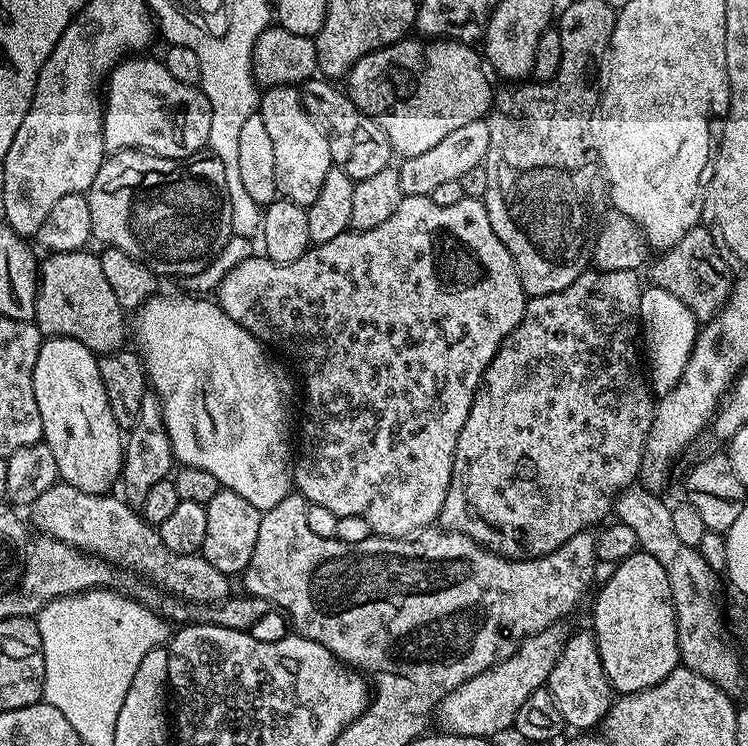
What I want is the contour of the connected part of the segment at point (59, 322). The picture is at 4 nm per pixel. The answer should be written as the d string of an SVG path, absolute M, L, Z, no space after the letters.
M81 250L79 252L54 252L47 258L48 261L39 265L39 273L42 281L38 286L36 303L36 317L34 323L40 330L41 337L51 338L65 336L71 340L82 342L91 352L107 354L121 351L124 344L124 316L126 309L114 298L114 286L106 282L106 273L102 271L102 262L94 251Z

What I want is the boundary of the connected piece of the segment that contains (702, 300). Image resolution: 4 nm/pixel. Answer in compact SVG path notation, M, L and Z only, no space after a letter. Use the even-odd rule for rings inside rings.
M703 226L690 229L661 256L664 257L652 268L651 283L657 288L667 290L669 294L674 294L674 298L678 298L678 302L682 302L698 322L711 320L723 307L723 302L731 291L732 280L730 276L728 278L729 261L708 229Z

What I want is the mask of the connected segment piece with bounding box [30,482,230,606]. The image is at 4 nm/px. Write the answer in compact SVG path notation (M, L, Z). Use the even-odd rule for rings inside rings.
M58 482L30 505L30 512L33 522L36 523L37 533L60 540L61 543L109 566L141 572L142 575L149 576L158 587L165 588L184 600L212 606L229 595L229 577L214 570L214 566L210 566L210 562L206 562L203 555L173 554L162 542L159 531L153 525L147 524L137 509L129 508L119 495L91 496L74 486Z

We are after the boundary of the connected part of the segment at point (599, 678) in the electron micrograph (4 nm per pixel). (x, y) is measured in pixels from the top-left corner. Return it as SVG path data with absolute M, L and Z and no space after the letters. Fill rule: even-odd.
M591 631L568 636L554 670L548 675L547 688L558 702L565 725L571 728L592 728L601 723L614 703L614 689L609 683L600 659L600 645Z

